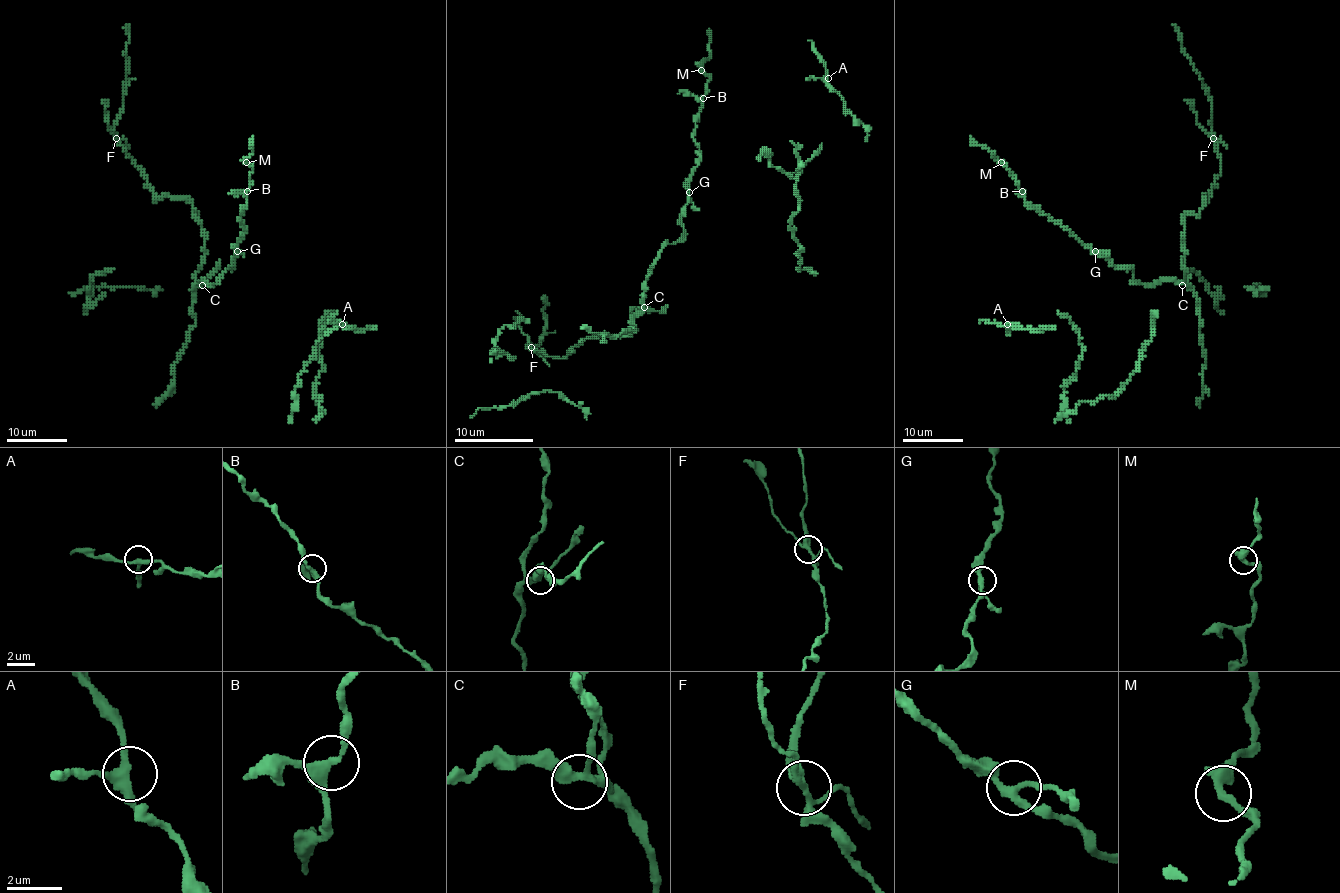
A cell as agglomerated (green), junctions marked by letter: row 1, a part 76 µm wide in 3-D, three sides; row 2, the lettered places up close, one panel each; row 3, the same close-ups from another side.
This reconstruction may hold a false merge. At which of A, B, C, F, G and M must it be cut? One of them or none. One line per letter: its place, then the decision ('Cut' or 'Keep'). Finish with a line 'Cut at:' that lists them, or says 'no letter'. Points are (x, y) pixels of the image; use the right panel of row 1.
A: Place: (1007, 324). Keep
B: Place: (1022, 191). Keep
C: Place: (1182, 285). Keep
F: Place: (1213, 138). Cut
G: Place: (1095, 251). Keep
M: Place: (1001, 162). Keep
Cut at: F

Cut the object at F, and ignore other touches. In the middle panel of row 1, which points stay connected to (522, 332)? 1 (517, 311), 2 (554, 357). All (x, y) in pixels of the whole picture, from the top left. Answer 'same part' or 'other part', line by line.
1: same part
2: other part

